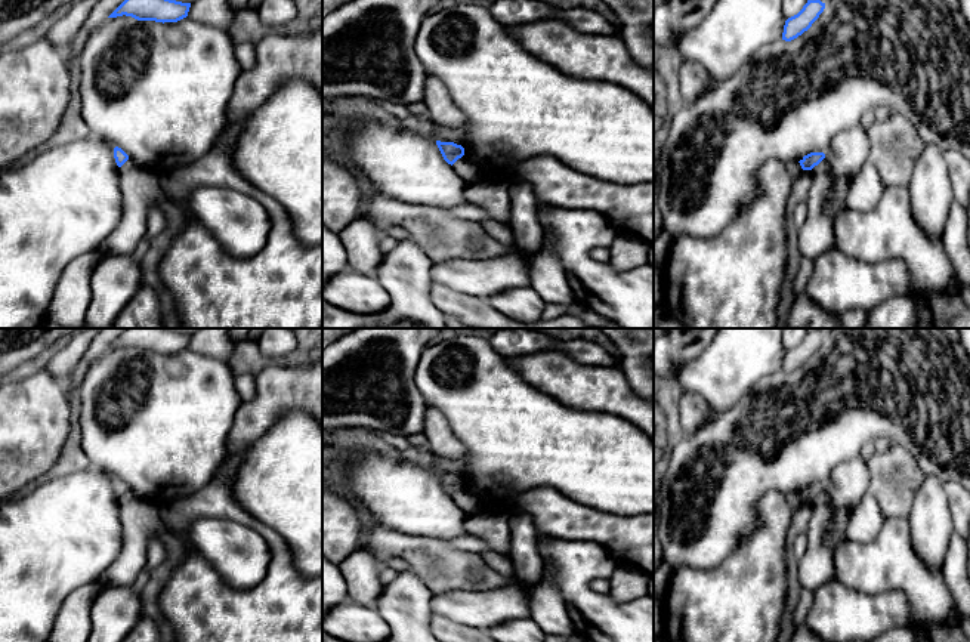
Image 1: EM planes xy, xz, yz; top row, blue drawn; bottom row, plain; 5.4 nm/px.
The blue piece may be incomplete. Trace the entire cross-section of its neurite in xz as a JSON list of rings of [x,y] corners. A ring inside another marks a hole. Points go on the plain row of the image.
[[[436,472],[436,476],[448,496],[454,496],[458,490],[464,487],[464,479],[454,473],[441,473]]]

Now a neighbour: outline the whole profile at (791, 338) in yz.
[[[784,328],[782,343],[785,351],[797,346],[807,334],[807,328]]]

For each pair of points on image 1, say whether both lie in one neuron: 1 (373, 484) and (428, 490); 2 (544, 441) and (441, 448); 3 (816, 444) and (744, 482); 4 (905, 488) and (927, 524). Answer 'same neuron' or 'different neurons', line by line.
1: same neuron
2: different neurons
3: same neuron
4: different neurons

